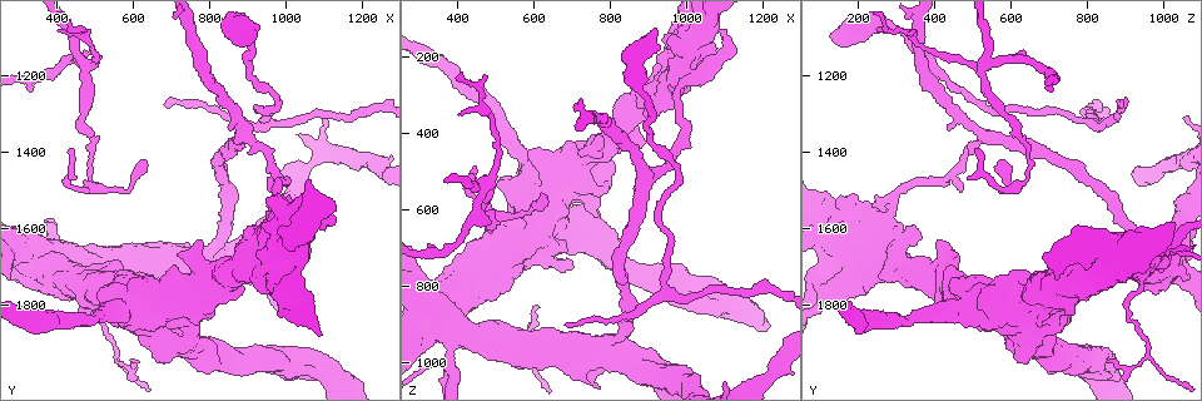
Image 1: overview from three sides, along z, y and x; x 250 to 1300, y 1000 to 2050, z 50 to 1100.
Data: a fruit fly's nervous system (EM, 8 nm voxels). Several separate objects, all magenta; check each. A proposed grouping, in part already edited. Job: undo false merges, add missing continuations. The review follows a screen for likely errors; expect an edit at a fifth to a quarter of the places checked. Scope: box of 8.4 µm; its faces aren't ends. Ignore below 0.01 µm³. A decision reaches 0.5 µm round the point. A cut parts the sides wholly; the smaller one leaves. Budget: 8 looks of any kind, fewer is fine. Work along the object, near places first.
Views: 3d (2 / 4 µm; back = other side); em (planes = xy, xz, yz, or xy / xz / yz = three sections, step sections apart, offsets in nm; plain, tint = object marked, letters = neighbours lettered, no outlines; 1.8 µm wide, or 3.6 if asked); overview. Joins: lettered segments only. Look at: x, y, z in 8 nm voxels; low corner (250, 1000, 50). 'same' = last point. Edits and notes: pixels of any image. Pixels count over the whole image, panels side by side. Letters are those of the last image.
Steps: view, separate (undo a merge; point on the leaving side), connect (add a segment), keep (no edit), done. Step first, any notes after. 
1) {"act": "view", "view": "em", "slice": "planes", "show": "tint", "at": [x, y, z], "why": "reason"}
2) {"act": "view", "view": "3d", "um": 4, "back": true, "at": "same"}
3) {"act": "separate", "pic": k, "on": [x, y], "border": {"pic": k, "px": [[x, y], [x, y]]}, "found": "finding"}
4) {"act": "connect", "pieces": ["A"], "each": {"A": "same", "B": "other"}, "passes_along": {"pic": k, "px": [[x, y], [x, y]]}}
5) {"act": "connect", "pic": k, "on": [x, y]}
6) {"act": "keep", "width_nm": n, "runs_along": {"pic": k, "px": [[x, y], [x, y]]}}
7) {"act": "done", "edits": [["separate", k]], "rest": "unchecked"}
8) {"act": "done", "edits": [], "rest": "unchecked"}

{"act": "view", "view": "em", "slice": "planes", "show": "letters", "at": [470, 1165, 525]}

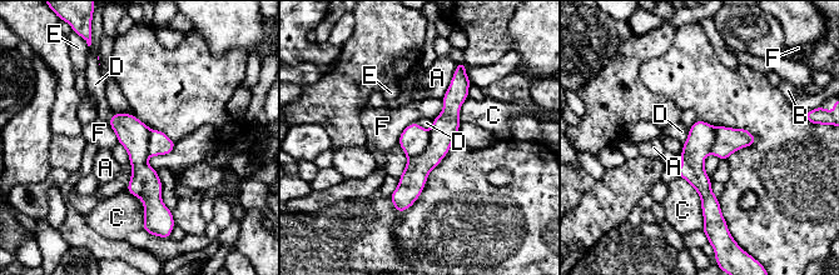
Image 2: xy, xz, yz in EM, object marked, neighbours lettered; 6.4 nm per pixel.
{"act": "separate", "pic": 2, "on": [446, 125], "each": {"A": "other", "B": "other", "C": "other", "D": "other", "E": "other", "F": "other"}, "part_leaving": {"pic": 2, "px": [[458, 76], [438, 146], [400, 208]]}, "found": "a second cell is stuck on"}

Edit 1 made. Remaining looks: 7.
{"act": "view", "view": "overview"}

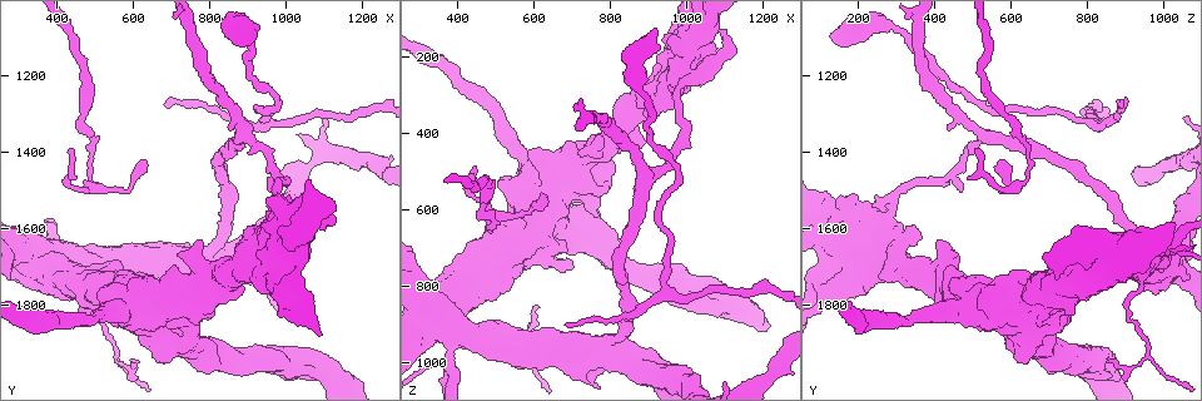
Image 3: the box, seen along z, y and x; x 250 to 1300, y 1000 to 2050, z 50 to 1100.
{"act": "view", "view": "em", "um": 3.6, "slice": "planes", "show": "letters", "at": [380, 1670, 900], "why": "thick turns thin"}

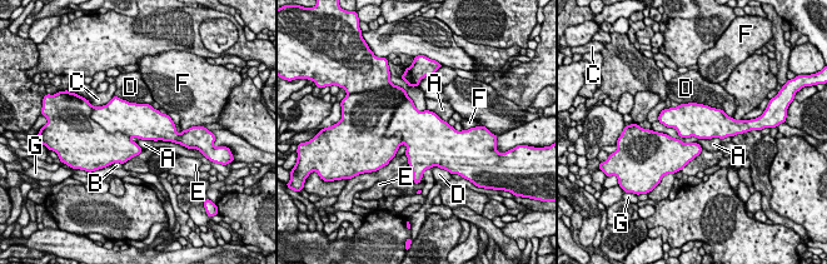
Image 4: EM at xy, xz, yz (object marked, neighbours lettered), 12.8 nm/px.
{"act": "separate", "pic": 4, "on": [407, 120], "width_nm": 480, "each": {"A": "other", "B": "other", "C": "other", "D": "other", "E": "other", "F": "other", "G": "other"}, "border": {"pic": 4, "px": [[408, 96], [394, 106], [385, 138]]}, "found": "two cells meet here"}

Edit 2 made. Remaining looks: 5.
{"act": "view", "view": "em", "slice": "yz", "step": 8, "show": "letters", "at": [685, 1265, 895], "why": "branch stops here"}

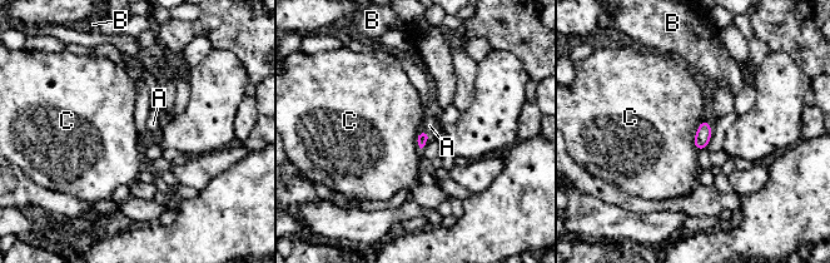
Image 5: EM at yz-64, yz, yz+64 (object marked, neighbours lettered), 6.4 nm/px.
{"act": "view", "view": "em", "slice": "planes", "show": "letters", "at": "same"}

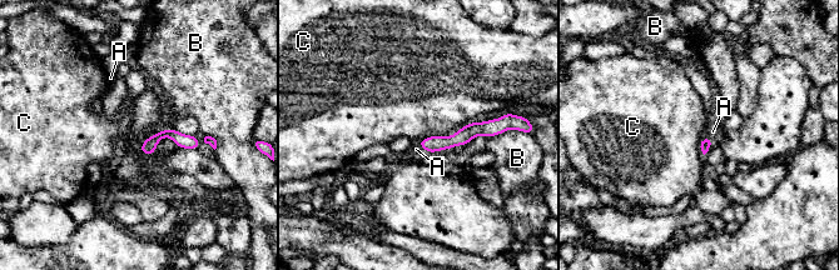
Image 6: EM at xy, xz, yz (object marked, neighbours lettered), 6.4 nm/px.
{"act": "connect", "pieces": ["A"], "each": {"A": "same", "B": "other", "C": "other"}, "passes_along": {"pic": 6, "px": [[432, 144], [422, 146], [416, 149]]}, "found": "it goes on there"}

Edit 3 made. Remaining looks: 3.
{"act": "done", "edits": [["separate", 2], ["separate", 4], ["connect", 6]], "rest": "unchecked"}

